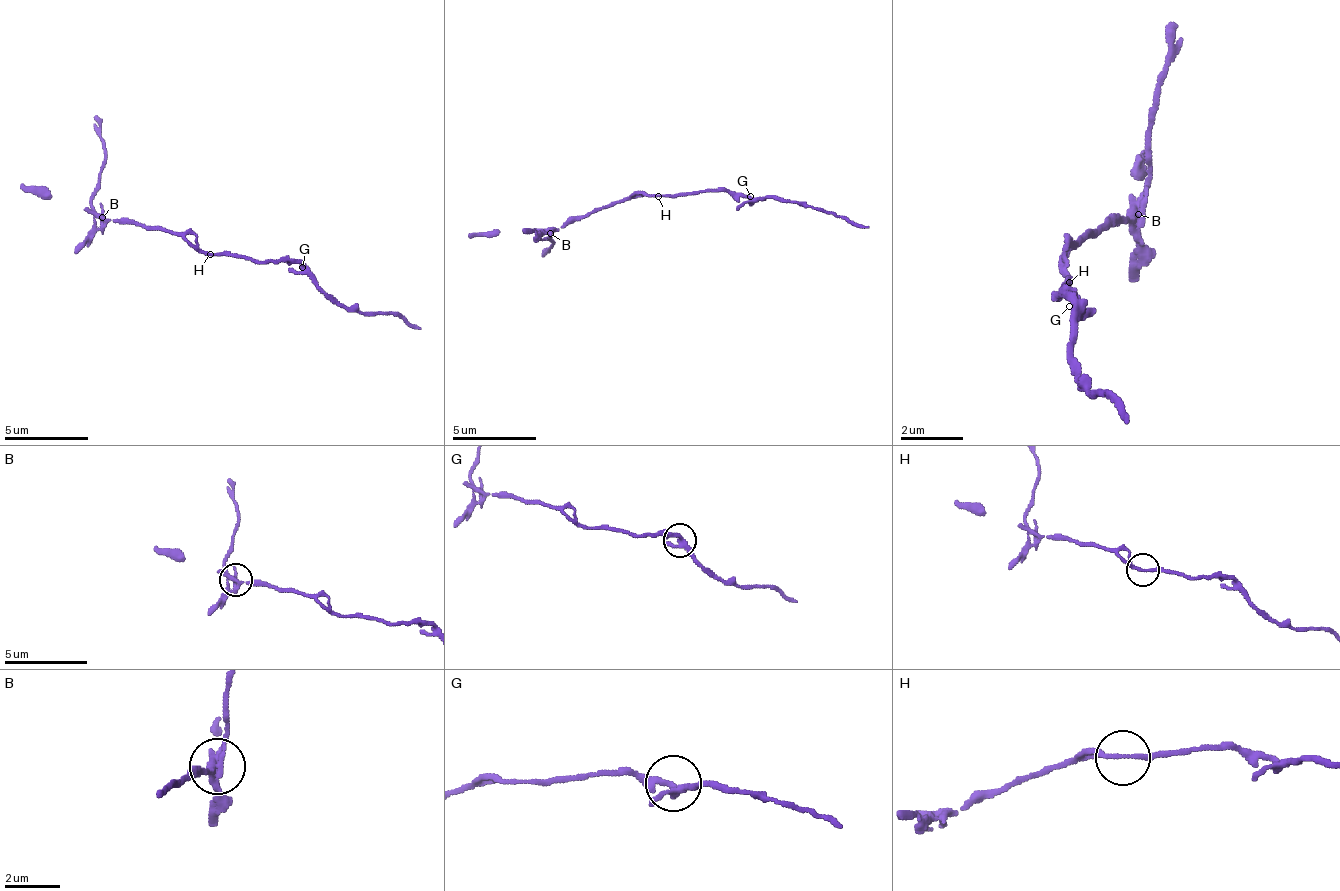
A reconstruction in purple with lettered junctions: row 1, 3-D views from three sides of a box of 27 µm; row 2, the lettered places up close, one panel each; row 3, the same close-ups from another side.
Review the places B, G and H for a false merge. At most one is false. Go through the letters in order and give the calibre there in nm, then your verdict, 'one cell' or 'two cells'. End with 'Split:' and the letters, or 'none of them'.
B: 240 nm | two cells
G: 240 nm | one cell
H: 170 nm | one cell
Split: B

